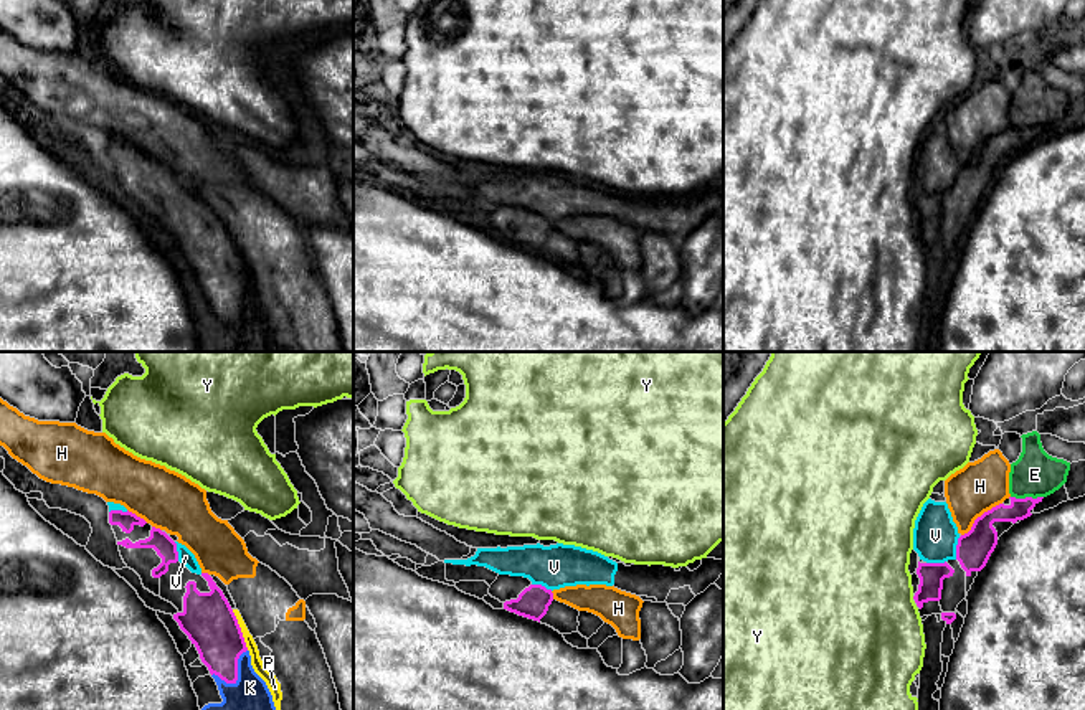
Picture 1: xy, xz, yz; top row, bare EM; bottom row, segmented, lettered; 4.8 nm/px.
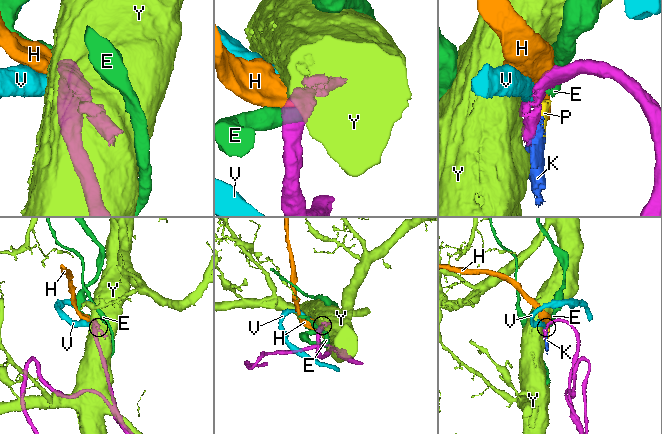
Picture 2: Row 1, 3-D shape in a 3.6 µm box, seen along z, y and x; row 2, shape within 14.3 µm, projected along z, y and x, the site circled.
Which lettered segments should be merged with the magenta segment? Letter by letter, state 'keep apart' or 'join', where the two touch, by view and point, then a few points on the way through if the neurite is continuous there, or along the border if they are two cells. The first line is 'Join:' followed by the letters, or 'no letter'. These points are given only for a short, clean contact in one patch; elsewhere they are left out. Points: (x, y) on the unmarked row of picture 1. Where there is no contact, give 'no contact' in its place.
Join: no letter
E: keep apart | yz (1028, 127)
H: keep apart | yz (981, 146)
K: keep apart | xy (236, 307)
P: keep apart | xy (240, 260) | along xy (232, 240), (248, 279)
V: keep apart | yz (957, 179)
Y: keep apart | no contact

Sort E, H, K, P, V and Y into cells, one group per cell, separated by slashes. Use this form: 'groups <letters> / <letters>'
groups E K P / H / V / Y

